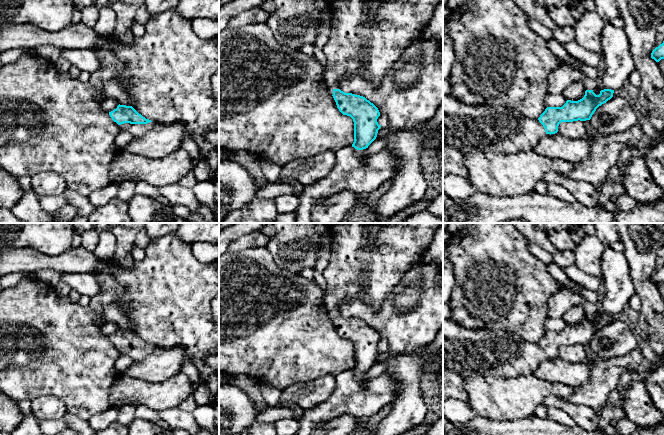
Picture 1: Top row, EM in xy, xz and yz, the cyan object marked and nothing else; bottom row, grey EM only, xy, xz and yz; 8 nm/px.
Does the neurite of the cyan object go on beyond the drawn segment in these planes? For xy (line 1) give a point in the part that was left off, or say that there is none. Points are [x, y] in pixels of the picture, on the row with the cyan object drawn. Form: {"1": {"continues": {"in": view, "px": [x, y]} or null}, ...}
{"1": {"continues": {"in": "xy", "px": [137, 130]}}}

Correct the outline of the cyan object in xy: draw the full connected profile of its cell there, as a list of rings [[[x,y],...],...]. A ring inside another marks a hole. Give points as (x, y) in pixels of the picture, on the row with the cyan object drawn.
[[[119,104],[109,115],[119,125],[120,130],[131,133],[133,138],[141,138],[156,124],[143,117],[132,106]]]

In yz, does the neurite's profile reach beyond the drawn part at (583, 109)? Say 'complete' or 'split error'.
split error

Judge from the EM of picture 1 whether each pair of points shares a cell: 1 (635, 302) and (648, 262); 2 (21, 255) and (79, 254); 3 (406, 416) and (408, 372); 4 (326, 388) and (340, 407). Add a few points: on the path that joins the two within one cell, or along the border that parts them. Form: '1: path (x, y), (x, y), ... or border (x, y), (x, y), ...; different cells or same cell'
1: border (635, 292), (641, 303), (640, 311); different cells
2: path (35, 261), (65, 261); same cell
3: path (409, 405), (408, 383); same cell
4: border (335, 377), (333, 392), (323, 402), (312, 408); different cells

